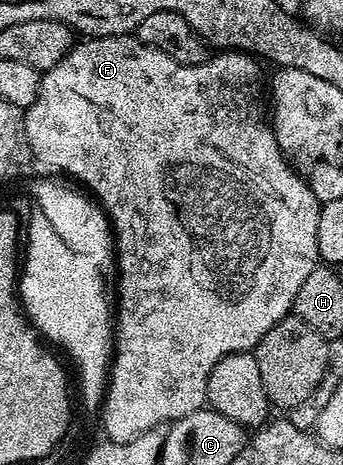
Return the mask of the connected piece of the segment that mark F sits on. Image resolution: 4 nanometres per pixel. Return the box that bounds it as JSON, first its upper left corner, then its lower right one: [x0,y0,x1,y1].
[22,34,321,444]

